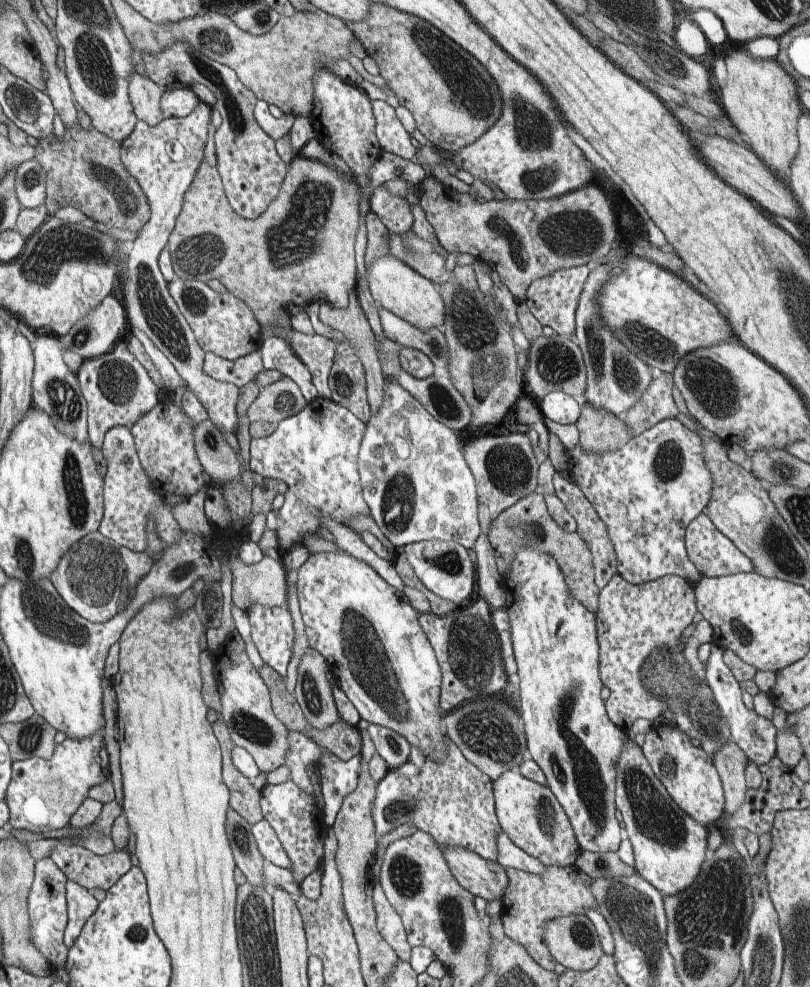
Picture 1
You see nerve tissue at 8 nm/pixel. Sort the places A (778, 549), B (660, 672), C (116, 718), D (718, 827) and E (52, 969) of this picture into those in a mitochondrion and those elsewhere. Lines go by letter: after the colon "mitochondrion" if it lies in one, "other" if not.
A: mitochondrion
B: mitochondrion
C: other
D: other
E: other

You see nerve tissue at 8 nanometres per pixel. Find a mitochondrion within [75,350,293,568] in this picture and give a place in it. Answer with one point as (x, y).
(119, 380)

